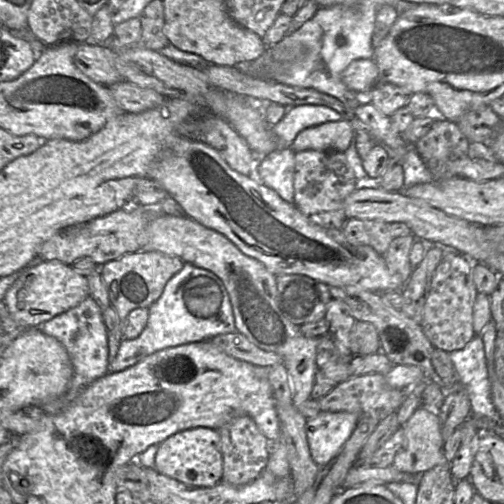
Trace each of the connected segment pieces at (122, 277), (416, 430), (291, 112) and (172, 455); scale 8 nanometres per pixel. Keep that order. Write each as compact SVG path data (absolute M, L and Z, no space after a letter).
M139 251L108 261L99 267L109 293L110 305L114 307L120 318L119 325L108 331L109 364L116 357L124 339L129 313L136 308L149 308L161 296L167 282L182 269L184 263L177 256L157 251Z
M419 407L409 420L401 426L404 428L405 441L392 463L397 470L420 475L444 460L445 441L442 438L439 416L436 411Z
M317 104L289 107L284 116L271 125L273 134L281 146L290 147L296 135L305 128L325 122L340 120L342 116L332 108Z
M196 427L177 432L159 444L155 469L162 475L188 486L212 487L221 481L223 457L217 430Z

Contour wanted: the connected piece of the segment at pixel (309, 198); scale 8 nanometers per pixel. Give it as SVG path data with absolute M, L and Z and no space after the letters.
M305 150L295 153L293 203L313 223L328 228L342 228L346 219L345 199L357 186L358 182L343 152Z

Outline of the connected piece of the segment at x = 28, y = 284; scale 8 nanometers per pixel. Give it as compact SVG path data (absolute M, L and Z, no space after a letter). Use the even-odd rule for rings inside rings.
M37 257L8 289L3 301L11 317L18 324L25 328L36 328L76 307L88 296L90 296L88 279L73 266Z

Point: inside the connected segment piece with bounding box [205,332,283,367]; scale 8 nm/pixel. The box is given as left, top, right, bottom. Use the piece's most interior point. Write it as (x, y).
(236, 345)

